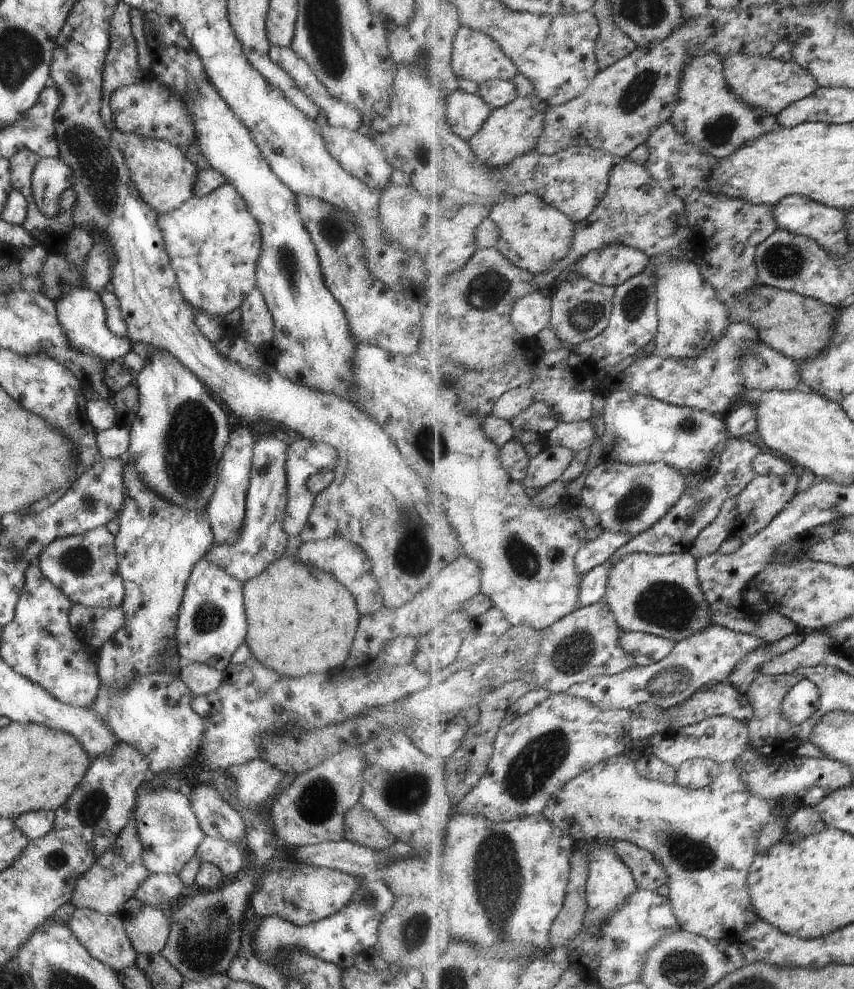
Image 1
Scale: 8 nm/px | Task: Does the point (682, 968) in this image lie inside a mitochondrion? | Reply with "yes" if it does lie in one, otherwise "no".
yes

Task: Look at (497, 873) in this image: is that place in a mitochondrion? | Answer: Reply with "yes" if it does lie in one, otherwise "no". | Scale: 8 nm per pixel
yes

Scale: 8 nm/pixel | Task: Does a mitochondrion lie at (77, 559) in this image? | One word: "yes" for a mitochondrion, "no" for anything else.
yes

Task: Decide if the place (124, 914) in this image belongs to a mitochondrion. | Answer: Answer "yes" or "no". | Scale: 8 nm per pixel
no

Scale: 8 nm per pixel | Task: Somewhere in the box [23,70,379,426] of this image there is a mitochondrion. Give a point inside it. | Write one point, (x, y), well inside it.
(93, 160)

